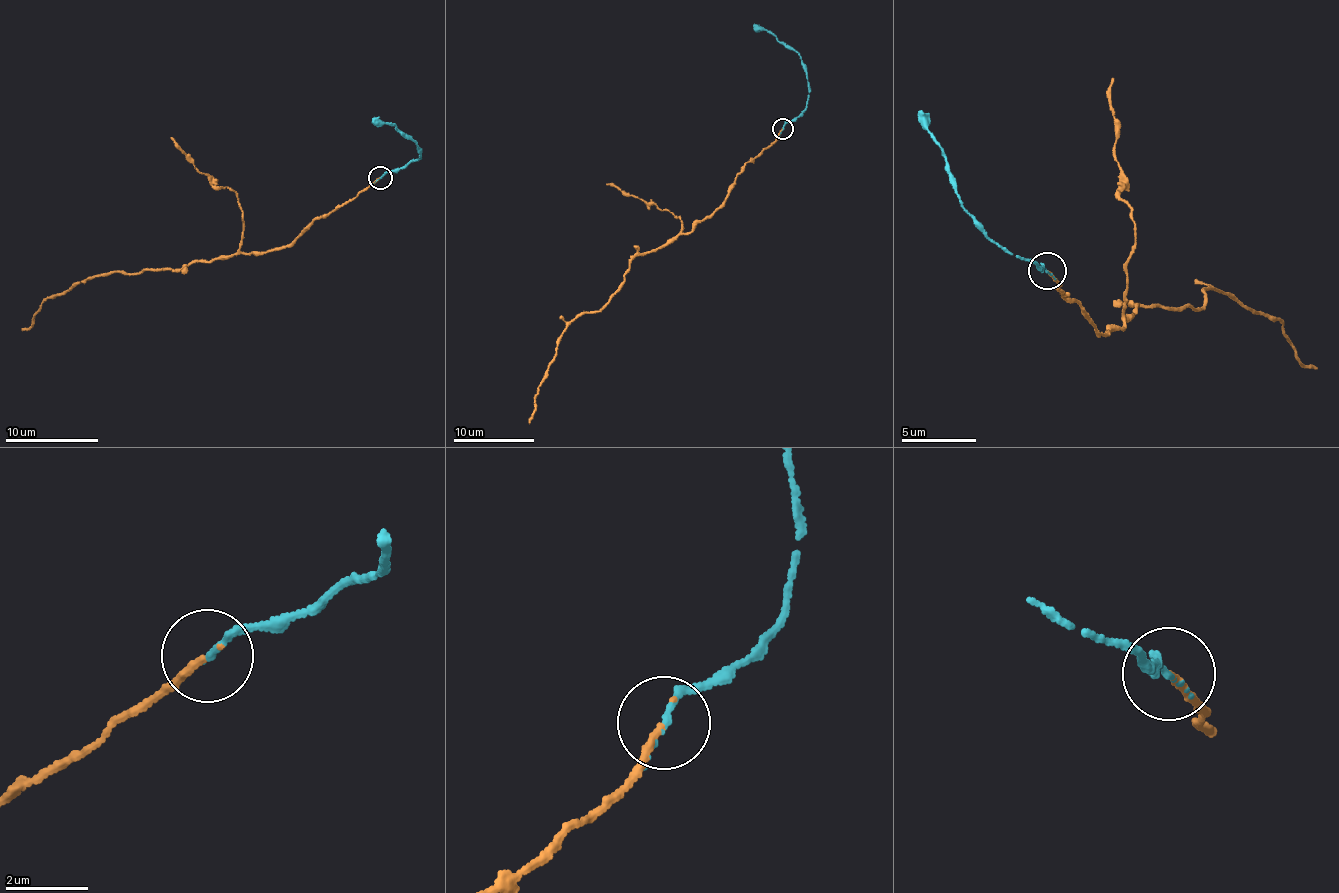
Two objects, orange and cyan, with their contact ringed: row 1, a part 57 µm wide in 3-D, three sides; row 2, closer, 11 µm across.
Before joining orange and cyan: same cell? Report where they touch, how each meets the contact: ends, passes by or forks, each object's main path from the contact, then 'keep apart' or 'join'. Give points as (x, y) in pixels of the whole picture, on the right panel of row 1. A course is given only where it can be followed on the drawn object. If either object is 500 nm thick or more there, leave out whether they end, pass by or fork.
(1047, 271) | orange ends | cyan ends | orange via (1046, 274), (1105, 333), (1122, 330), (1133, 303), (1194, 309), (1207, 286), (1279, 320), (1295, 359), (1318, 367) | cyan via (1046, 271), (1010, 254), (980, 224), (956, 190), (945, 152), (917, 111) | join

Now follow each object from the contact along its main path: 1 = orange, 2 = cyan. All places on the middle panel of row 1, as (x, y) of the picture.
1: (783, 129), (746, 162), (729, 194), (690, 232), (635, 256), (606, 303), (571, 319), (528, 424)
2: (783, 128), (806, 106), (809, 91), (806, 67), (794, 50), (754, 23)

